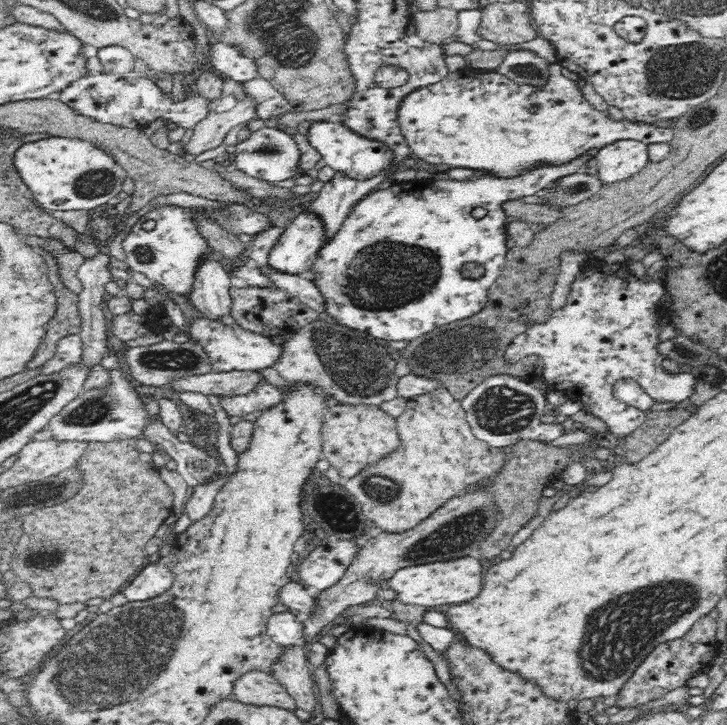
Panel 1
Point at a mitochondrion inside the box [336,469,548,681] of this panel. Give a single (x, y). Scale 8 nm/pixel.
(445, 541)

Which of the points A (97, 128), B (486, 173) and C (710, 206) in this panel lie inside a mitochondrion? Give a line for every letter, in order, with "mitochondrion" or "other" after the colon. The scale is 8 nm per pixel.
A: other
B: other
C: other

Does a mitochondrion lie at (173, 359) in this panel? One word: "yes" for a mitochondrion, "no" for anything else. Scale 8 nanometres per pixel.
yes

